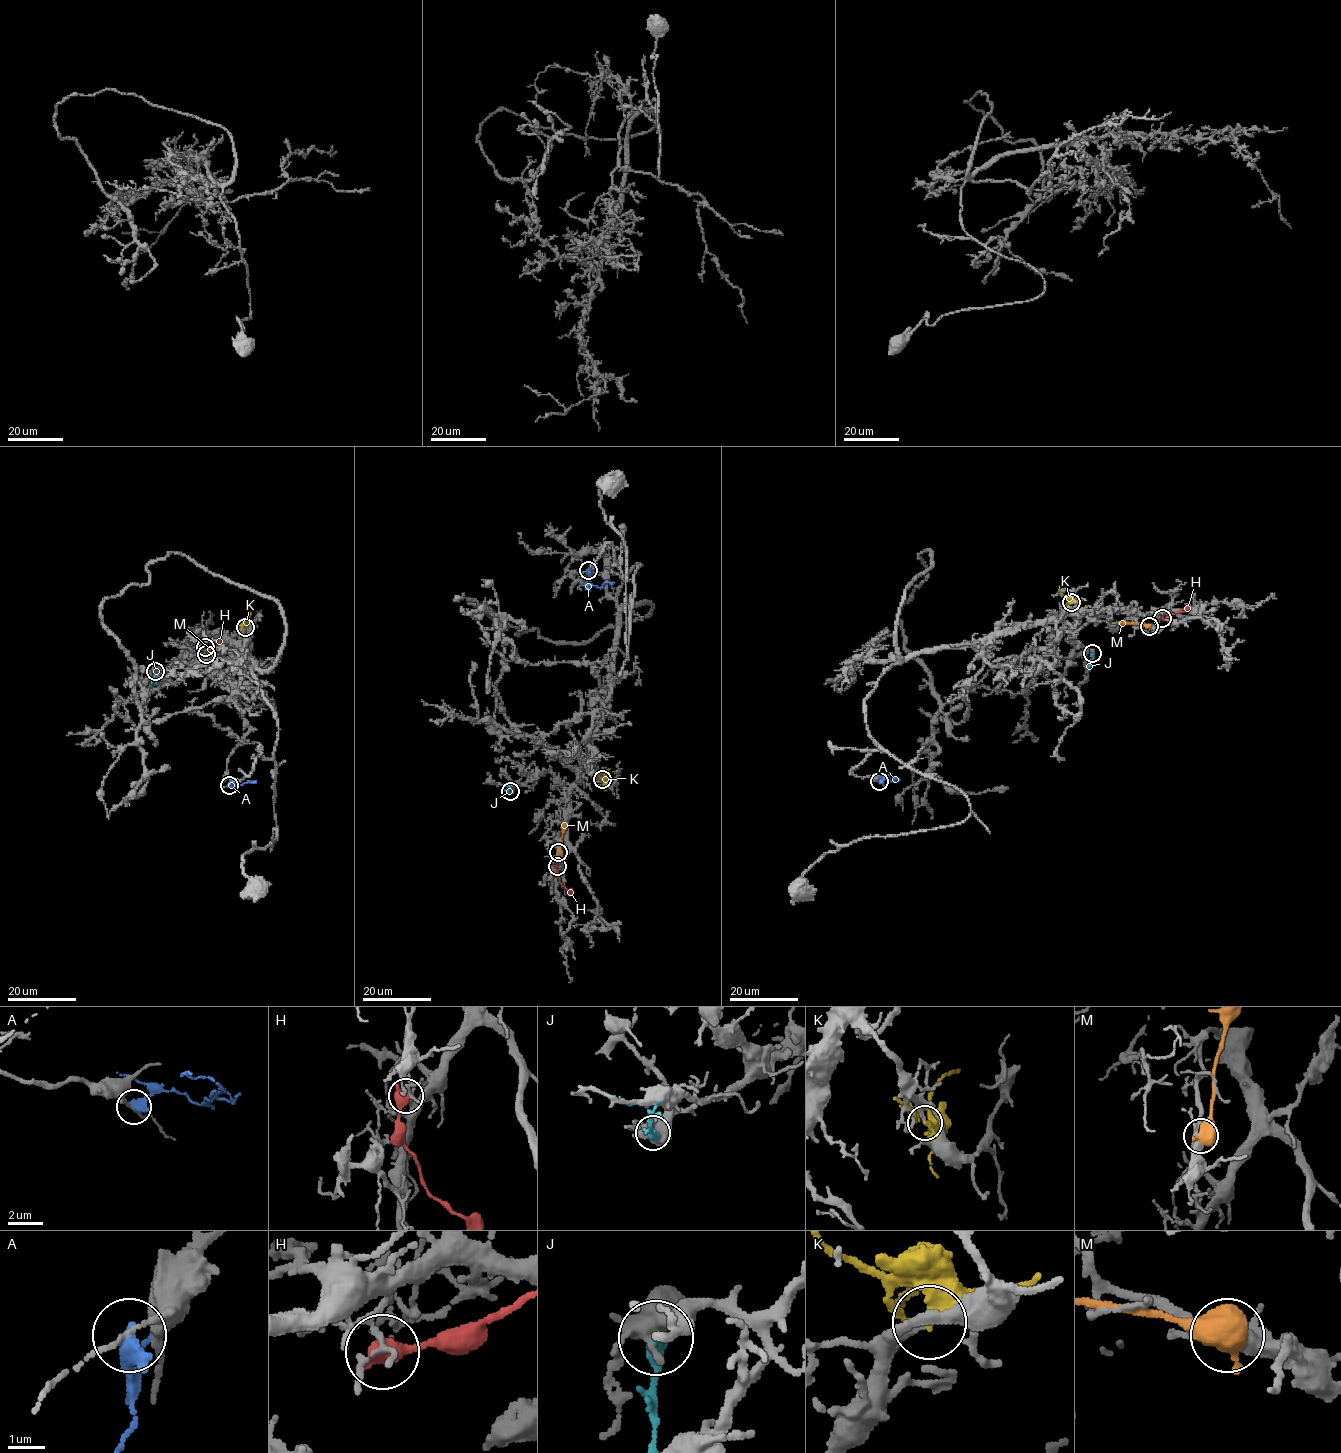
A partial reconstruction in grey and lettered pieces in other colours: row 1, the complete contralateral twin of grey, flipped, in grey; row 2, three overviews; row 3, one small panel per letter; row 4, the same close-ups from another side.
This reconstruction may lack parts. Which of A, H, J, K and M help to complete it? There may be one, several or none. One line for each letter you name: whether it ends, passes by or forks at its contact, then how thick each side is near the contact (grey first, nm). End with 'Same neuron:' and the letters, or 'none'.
K: It ends there. Thickness 240 nm (grey) against 380 nm
Same neuron: K

